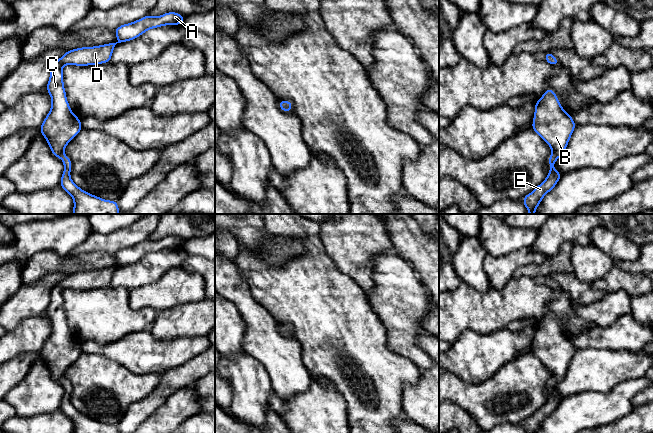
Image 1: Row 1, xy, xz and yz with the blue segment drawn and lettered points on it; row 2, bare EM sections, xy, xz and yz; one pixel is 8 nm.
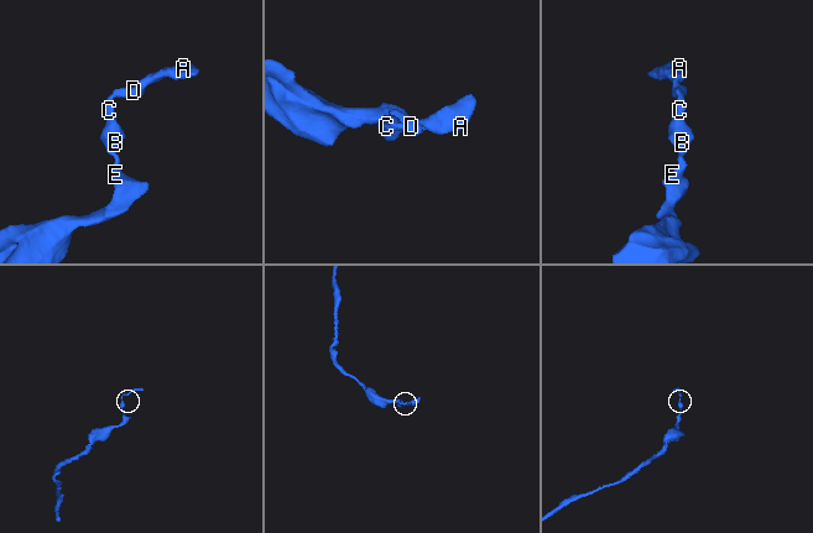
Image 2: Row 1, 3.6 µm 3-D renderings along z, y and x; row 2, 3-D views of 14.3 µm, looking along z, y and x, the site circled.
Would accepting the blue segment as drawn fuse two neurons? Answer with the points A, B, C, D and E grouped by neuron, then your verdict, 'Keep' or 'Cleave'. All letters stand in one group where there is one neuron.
Groups: A B C D E. Keep

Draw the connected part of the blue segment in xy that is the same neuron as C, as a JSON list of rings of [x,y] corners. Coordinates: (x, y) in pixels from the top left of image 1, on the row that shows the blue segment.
[[[169,12],[158,17],[150,14],[129,24],[119,26],[114,30],[118,41],[95,47],[82,47],[66,51],[50,69],[50,79],[47,91],[52,99],[51,110],[44,119],[40,131],[47,140],[54,156],[64,162],[64,172],[60,180],[62,188],[74,200],[72,214],[119,214],[117,201],[101,199],[80,189],[71,179],[71,159],[64,155],[66,145],[81,131],[80,119],[71,111],[66,99],[63,85],[63,65],[87,66],[107,63],[111,60],[113,49],[117,43],[130,41],[142,35],[145,31],[164,25],[183,24],[184,16]]]

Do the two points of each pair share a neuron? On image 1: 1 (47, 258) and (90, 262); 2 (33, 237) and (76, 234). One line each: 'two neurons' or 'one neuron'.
1: one neuron
2: one neuron

